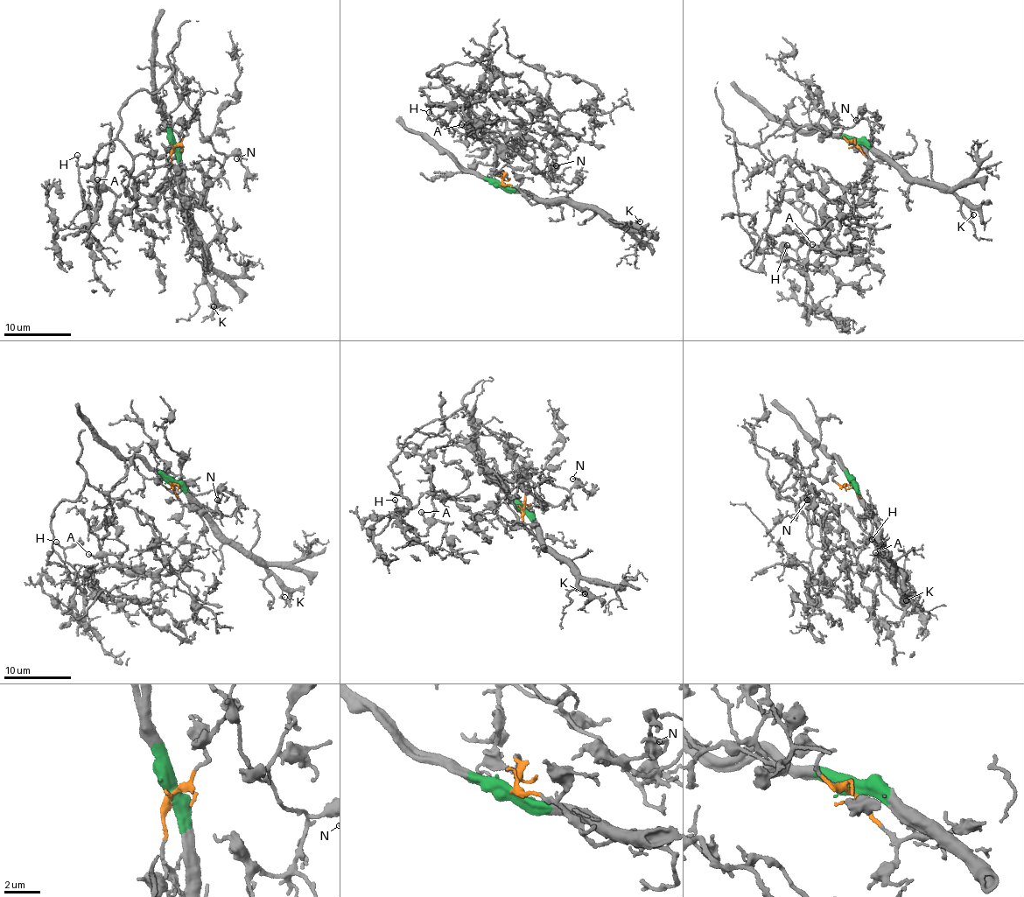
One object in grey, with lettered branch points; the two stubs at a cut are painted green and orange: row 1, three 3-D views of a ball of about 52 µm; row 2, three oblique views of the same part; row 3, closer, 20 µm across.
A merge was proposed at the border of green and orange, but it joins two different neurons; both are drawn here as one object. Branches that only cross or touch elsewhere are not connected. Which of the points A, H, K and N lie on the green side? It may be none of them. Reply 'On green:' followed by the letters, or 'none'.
On green: K

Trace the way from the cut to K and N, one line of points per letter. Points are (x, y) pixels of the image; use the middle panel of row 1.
K: (500, 184), (552, 201), (561, 200), (581, 209), (588, 208), (620, 224), (641, 220)
N: (500, 185), (502, 172), (497, 173), (494, 163), (499, 143), (515, 150), (543, 176), (557, 170), (556, 165)

